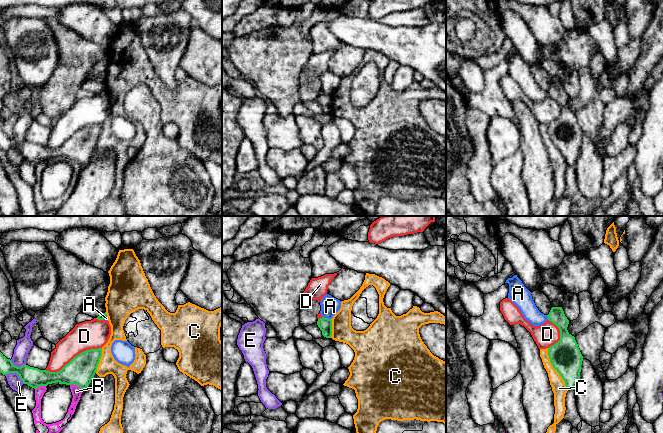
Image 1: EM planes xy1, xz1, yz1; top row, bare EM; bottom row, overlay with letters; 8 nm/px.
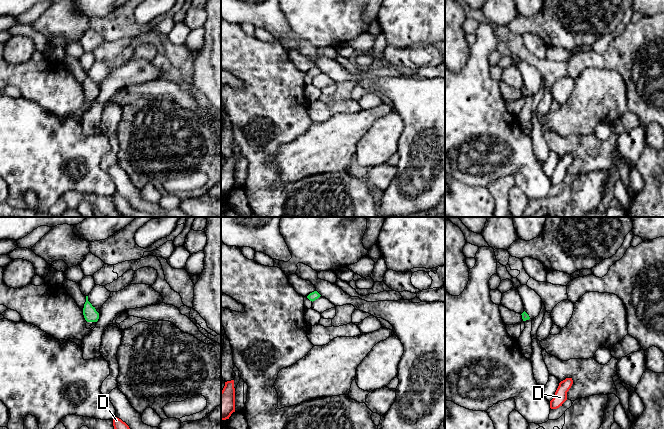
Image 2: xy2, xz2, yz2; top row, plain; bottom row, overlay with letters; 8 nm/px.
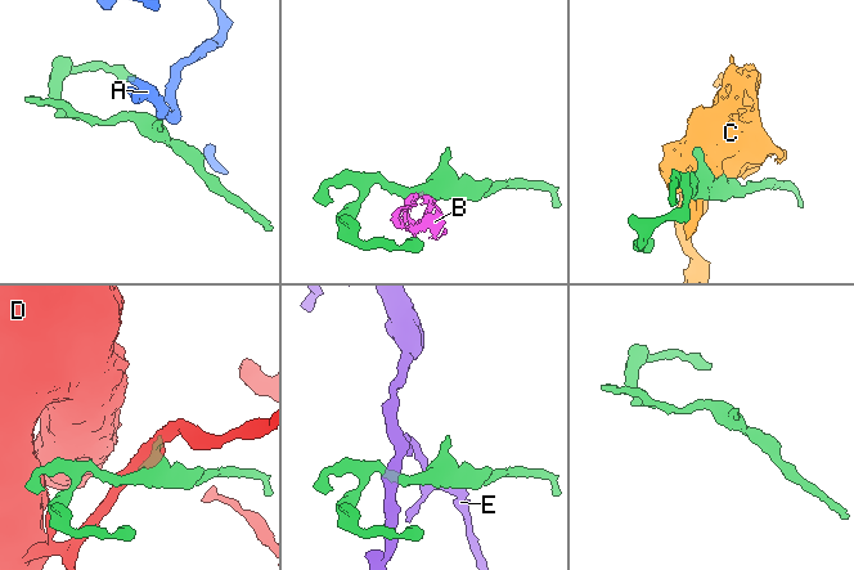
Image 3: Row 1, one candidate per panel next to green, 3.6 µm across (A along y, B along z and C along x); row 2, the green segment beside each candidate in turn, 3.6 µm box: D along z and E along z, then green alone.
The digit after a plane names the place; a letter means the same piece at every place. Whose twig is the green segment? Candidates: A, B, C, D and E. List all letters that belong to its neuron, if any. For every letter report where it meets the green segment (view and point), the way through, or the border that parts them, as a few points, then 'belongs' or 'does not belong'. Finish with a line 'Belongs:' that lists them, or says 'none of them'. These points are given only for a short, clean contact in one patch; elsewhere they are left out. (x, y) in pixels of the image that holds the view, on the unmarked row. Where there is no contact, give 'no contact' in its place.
A: meets green in xz1 at (327, 94); border along xz1 (323, 92), (330, 95); does not belong
B: meets green in xy1 at (76, 160); border along xy1 (70, 160), (76, 160), (82, 166); does not belong
C: meets green in yz1 at (554, 144); does not belong
D: meets green in xy1 at (74, 133); does not belong
E: meets green in xy1 at (16, 148); border along xy1 (5, 150), (16, 149), (24, 159); does not belong
Belongs: none of them

